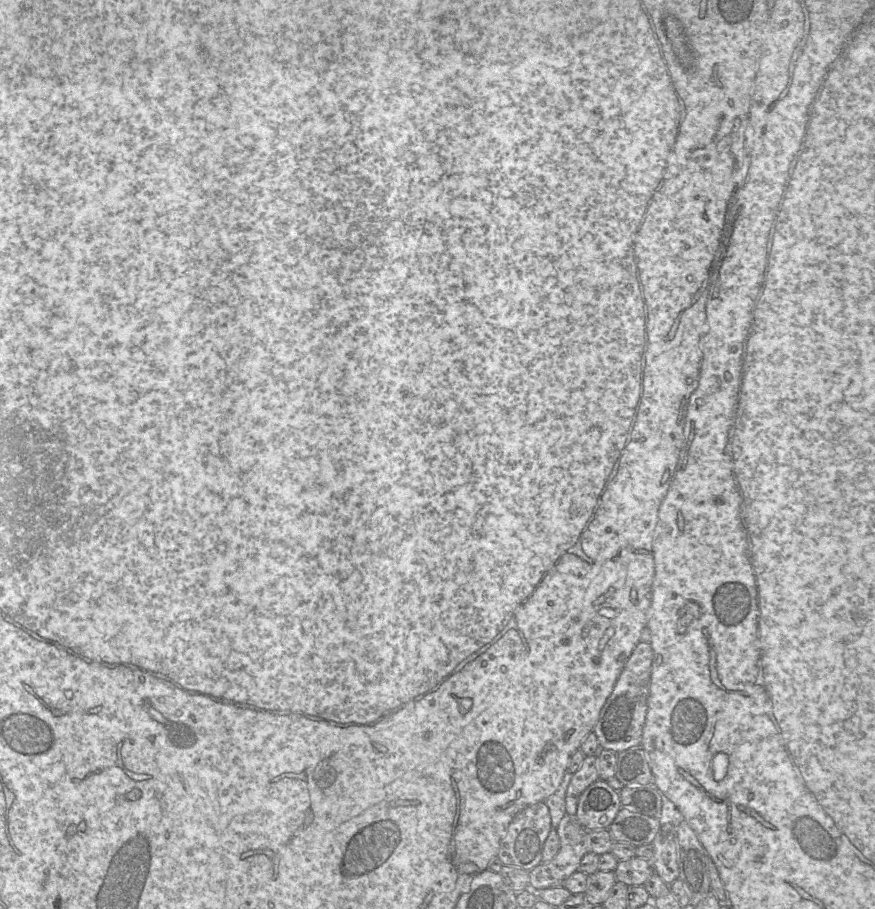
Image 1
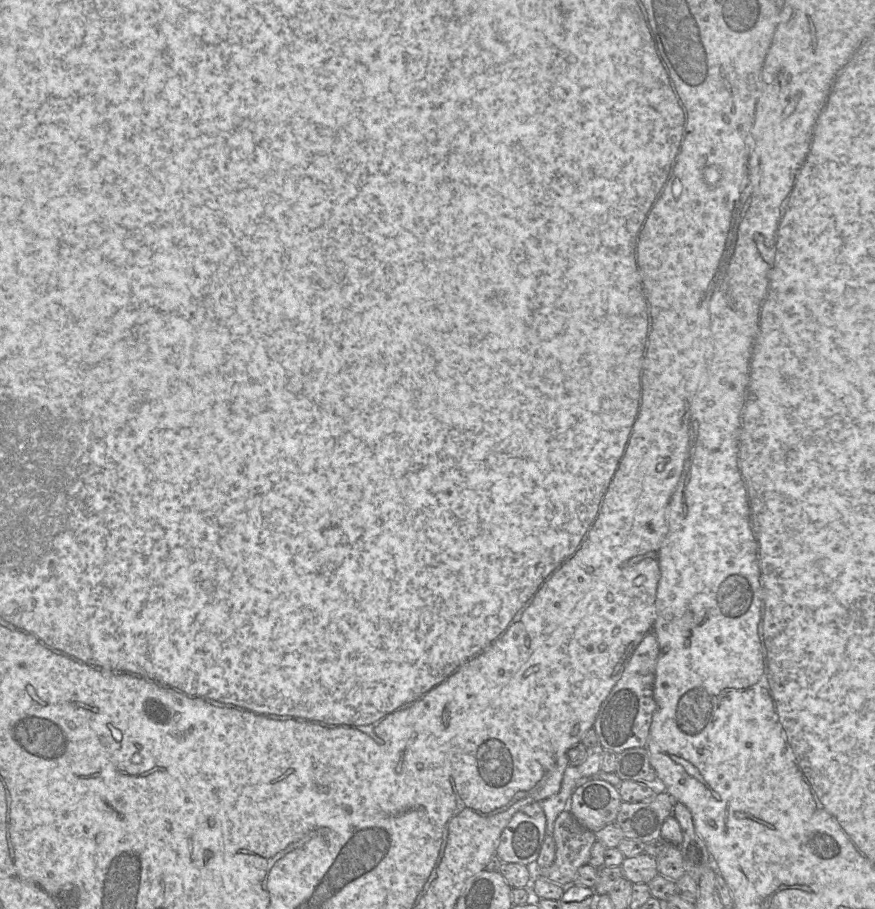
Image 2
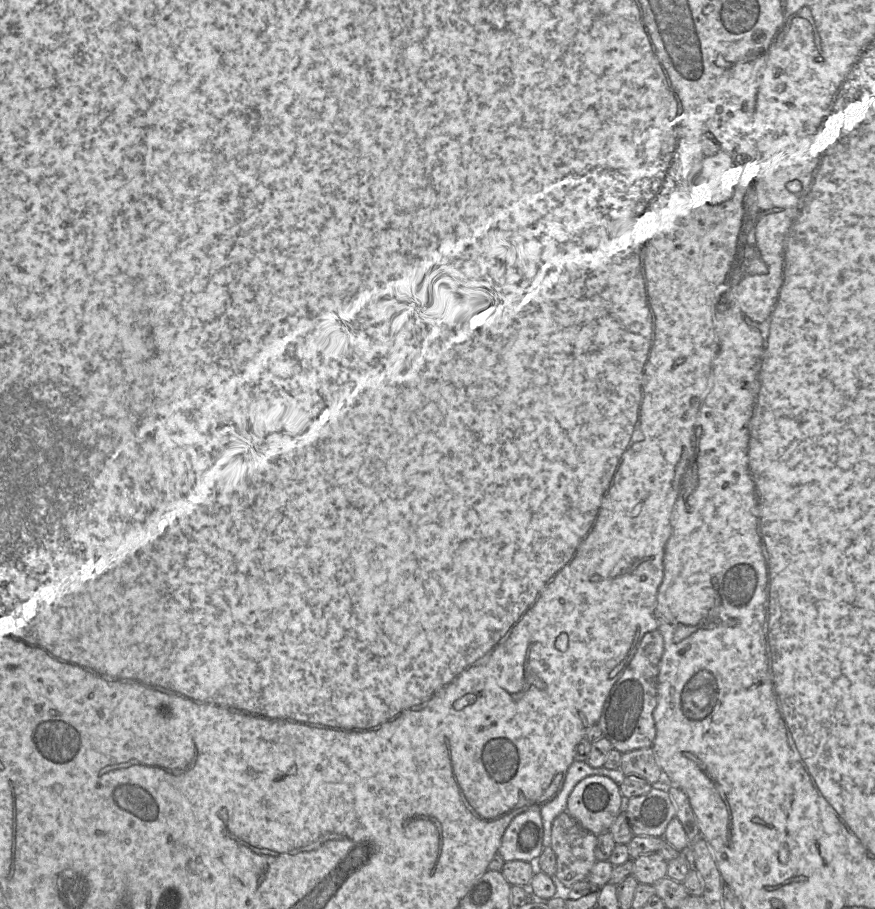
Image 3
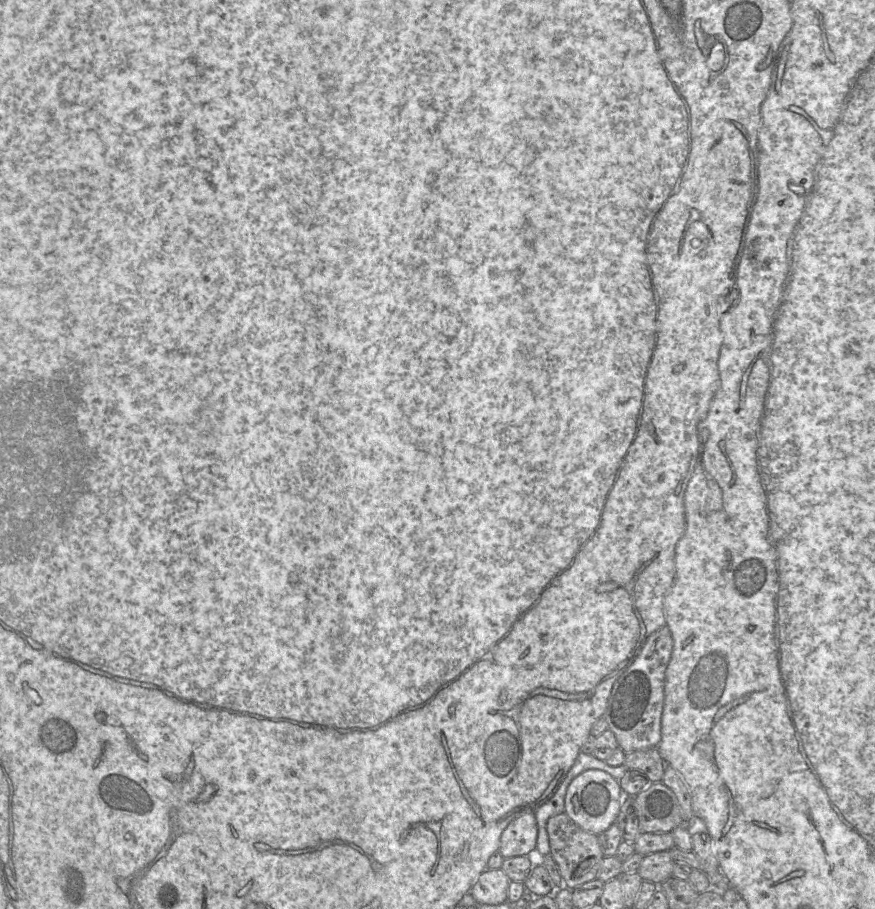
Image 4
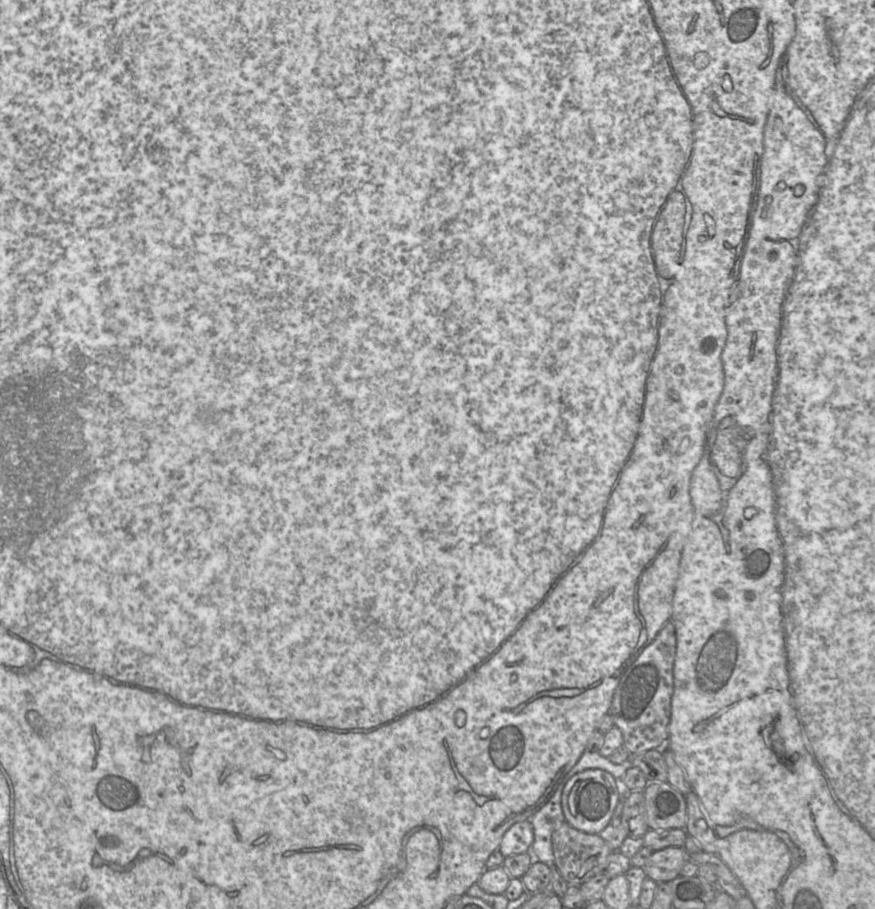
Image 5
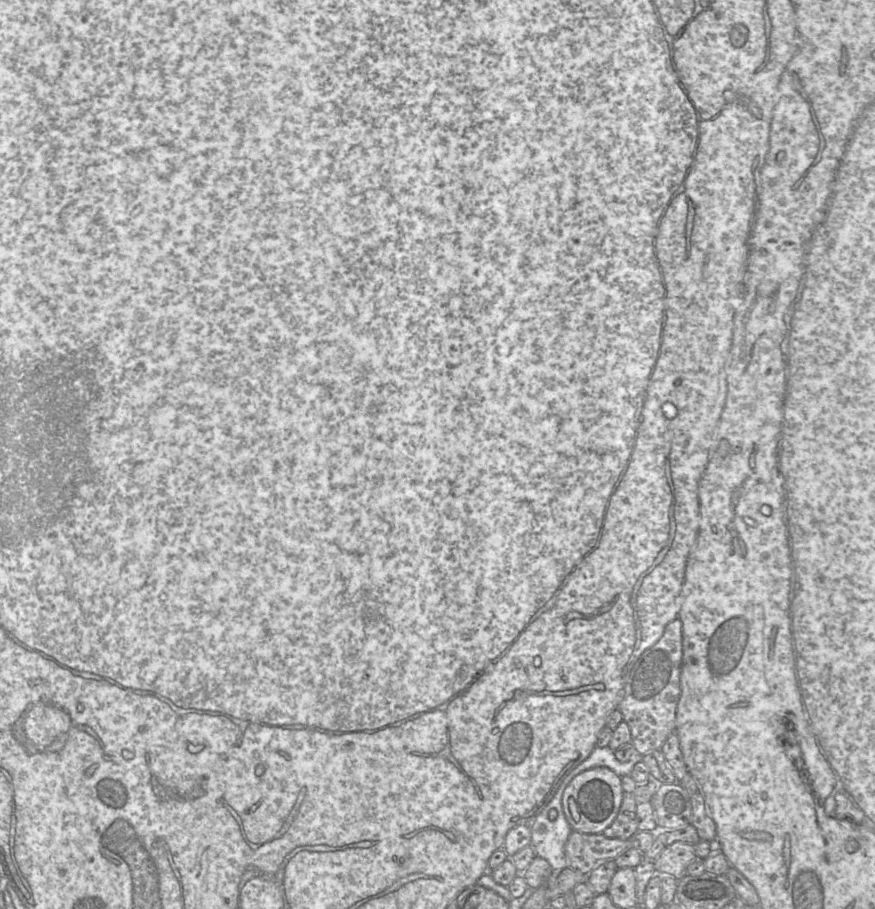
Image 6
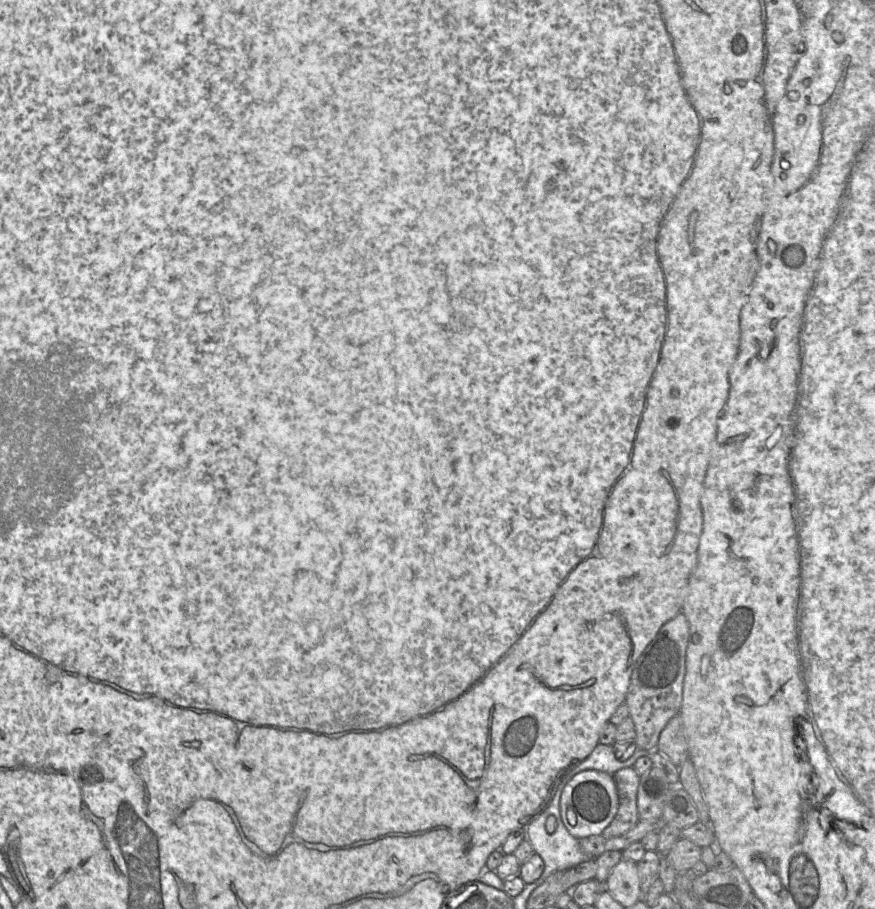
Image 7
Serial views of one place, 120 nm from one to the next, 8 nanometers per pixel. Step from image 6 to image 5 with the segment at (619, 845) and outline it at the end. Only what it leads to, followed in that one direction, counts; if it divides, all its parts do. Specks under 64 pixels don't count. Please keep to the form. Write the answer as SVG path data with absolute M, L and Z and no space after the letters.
M566 821L556 825L552 834L554 865L569 886L580 886L604 872L608 856L613 852L599 834L589 834L573 828Z

